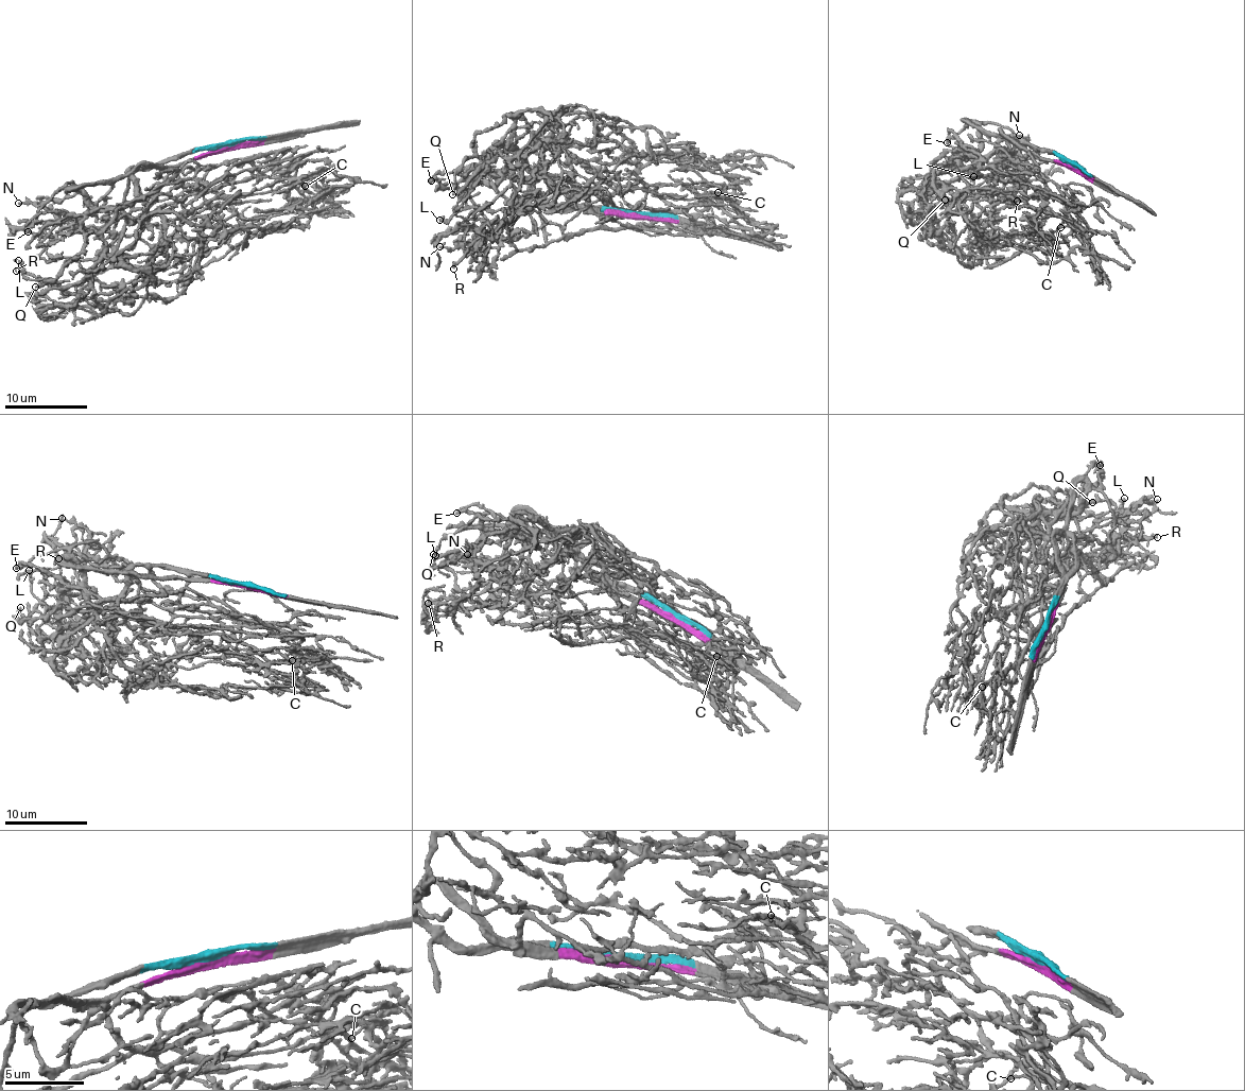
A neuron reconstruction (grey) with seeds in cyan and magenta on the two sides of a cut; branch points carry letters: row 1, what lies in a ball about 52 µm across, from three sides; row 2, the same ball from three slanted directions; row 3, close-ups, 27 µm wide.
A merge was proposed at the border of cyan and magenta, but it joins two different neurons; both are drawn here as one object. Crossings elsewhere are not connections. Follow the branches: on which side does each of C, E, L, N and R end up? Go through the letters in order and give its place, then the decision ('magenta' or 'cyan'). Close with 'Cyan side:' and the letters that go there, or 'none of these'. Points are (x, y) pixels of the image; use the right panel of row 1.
C: (1060, 227) | cyan
E: (947, 142) | magenta
L: (973, 176) | cyan
N: (1019, 135) | cyan
R: (1017, 201) | magenta
Cyan side: C, L, N

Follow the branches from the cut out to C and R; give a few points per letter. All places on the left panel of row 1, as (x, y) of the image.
C: (228, 144), (144, 166), (126, 190), (123, 213), (151, 214), (197, 192), (248, 194), (320, 180), (305, 187)
R: (228, 144), (182, 161), (182, 192), (154, 201), (141, 229), (116, 237), (92, 280), (67, 294), (15, 271)

